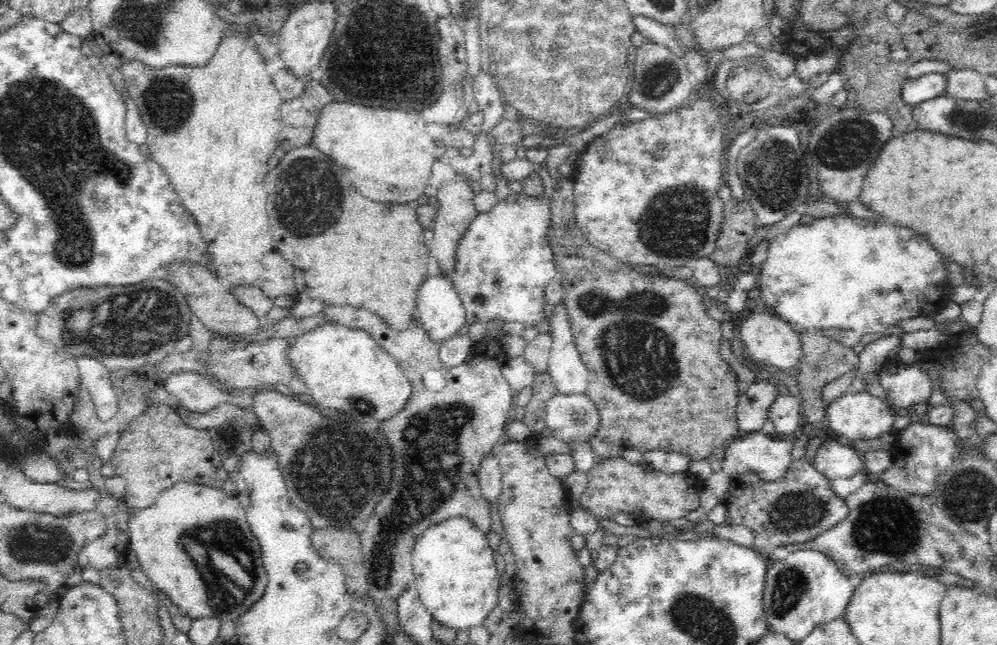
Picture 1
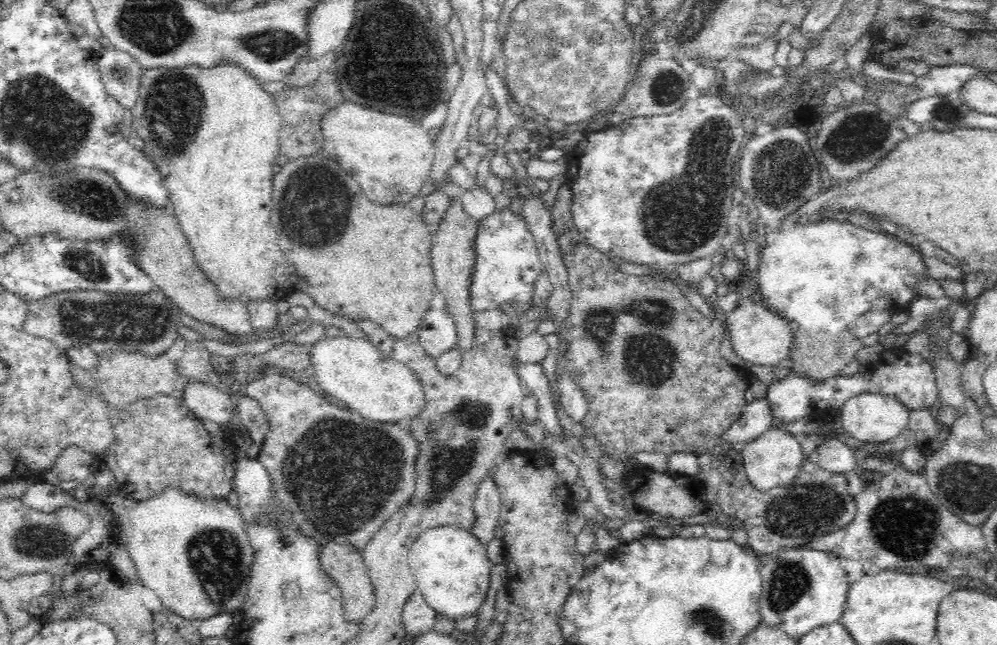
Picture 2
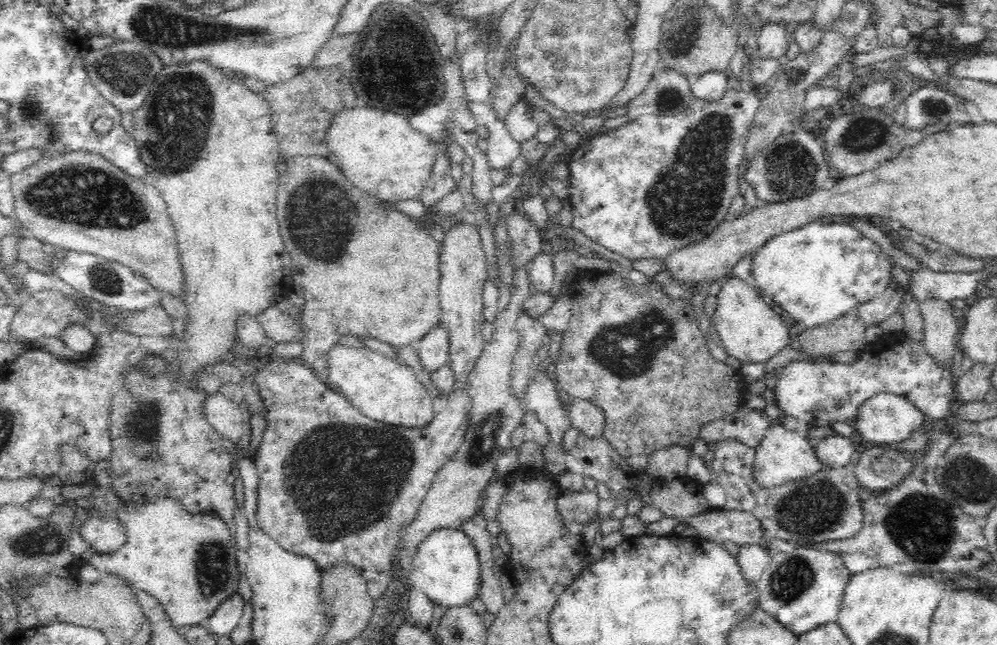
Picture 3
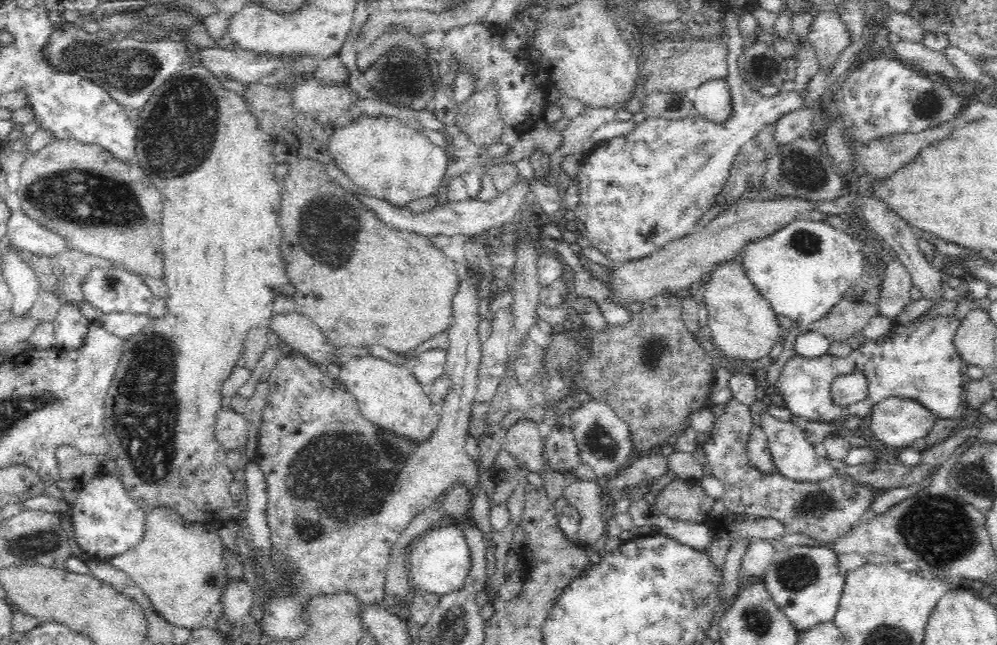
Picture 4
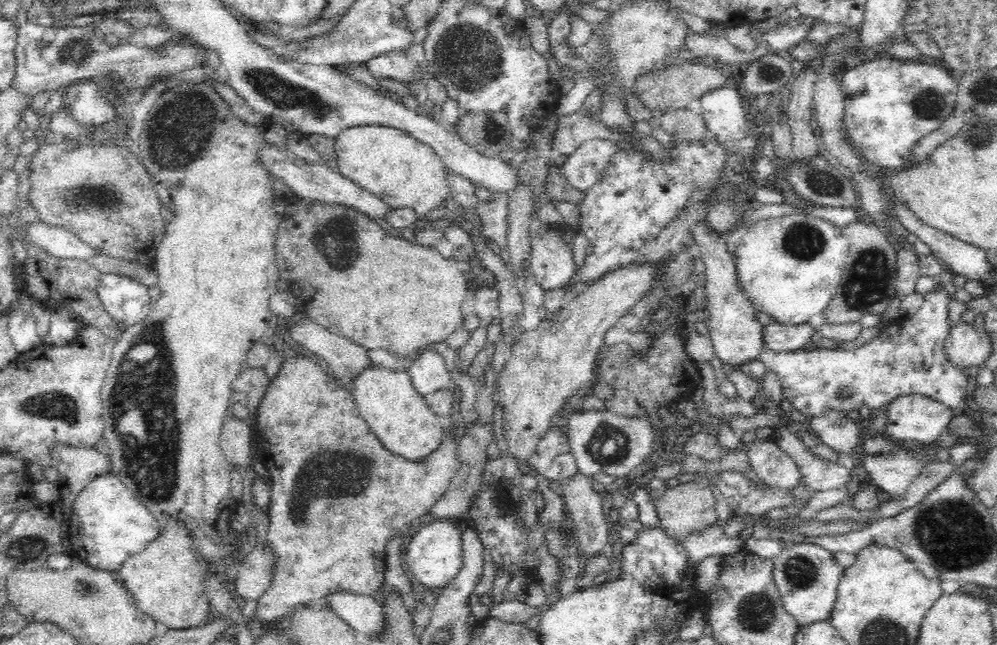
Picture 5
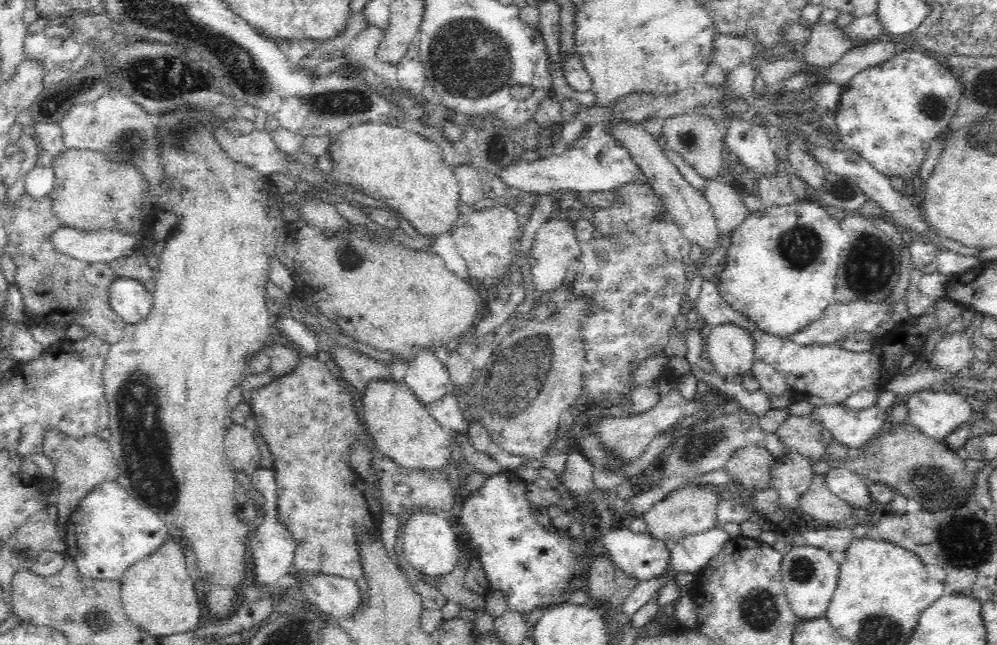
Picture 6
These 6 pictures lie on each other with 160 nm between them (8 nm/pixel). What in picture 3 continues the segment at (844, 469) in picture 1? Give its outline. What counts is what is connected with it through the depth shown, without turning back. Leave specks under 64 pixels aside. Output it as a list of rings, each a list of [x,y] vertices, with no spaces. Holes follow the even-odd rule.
[[[834,433],[819,440],[815,451],[819,460],[827,466],[851,467],[850,462],[854,459],[853,455],[856,455],[854,446],[848,437]]]

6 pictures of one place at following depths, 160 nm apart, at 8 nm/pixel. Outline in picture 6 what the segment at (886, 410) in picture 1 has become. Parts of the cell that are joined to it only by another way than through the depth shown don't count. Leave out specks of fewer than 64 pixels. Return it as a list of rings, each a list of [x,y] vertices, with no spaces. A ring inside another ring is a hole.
[[[921,390],[904,397],[906,421],[920,427],[926,435],[944,439],[958,426],[979,416],[966,400],[966,392],[935,392]]]

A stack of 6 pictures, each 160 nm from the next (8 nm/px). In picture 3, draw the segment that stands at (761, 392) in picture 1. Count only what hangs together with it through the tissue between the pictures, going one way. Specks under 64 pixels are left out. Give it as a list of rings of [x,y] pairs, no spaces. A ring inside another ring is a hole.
[[[742,406],[736,412],[705,422],[700,427],[699,438],[707,443],[720,439],[734,438],[756,449],[764,438],[771,418],[764,411],[752,410]]]

